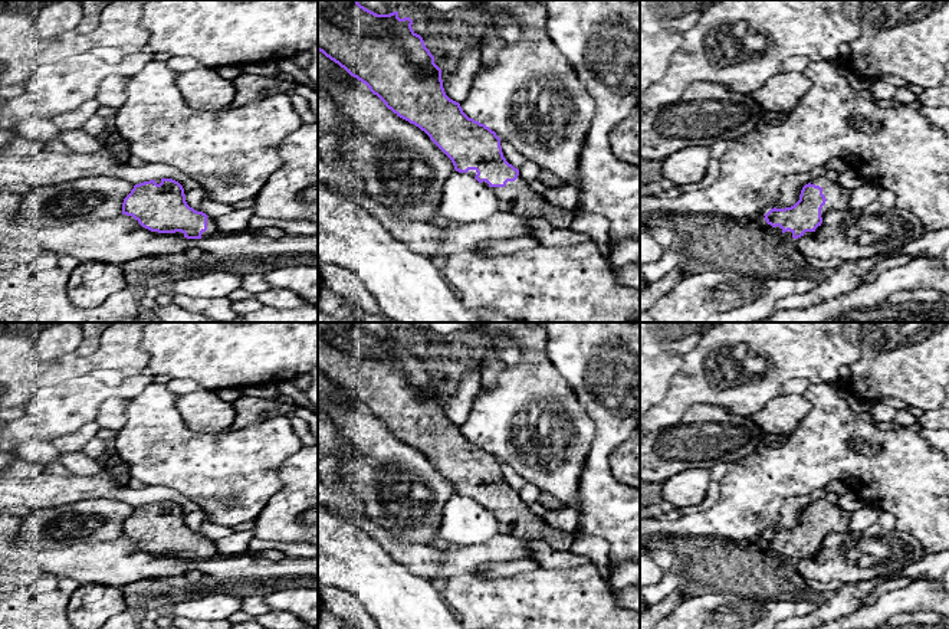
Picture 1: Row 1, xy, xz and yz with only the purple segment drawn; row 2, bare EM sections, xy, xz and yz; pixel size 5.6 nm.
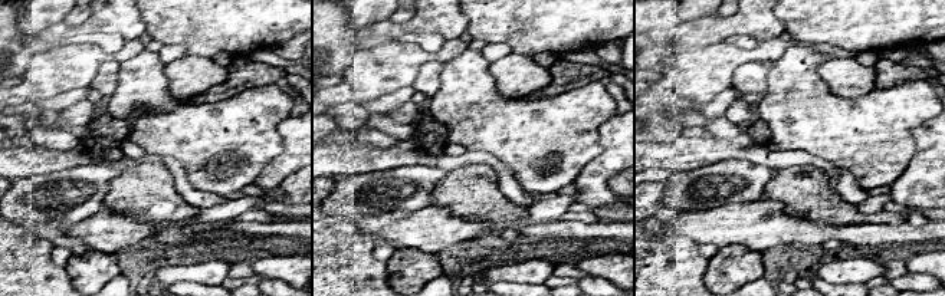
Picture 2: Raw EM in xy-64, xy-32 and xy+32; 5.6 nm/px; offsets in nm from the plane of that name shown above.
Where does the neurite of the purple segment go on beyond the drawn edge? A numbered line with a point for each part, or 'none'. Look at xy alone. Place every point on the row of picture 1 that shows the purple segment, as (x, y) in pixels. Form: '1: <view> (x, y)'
1: xy (212, 229)

